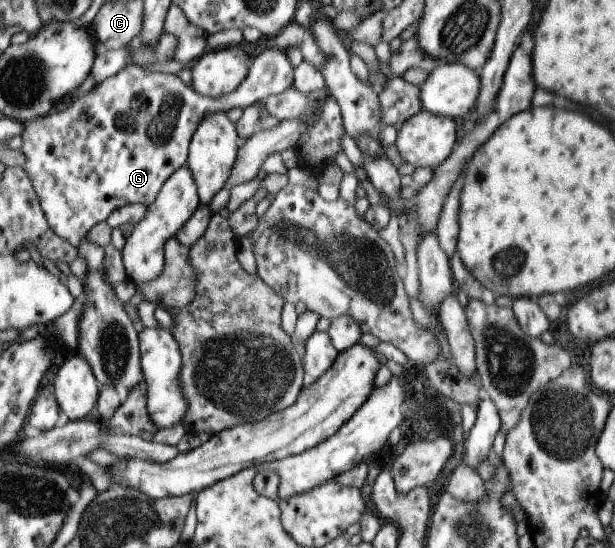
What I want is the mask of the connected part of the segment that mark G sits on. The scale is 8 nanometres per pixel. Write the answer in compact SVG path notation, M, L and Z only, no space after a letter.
M270 45L268 49L264 49L262 53L256 55L250 60L250 65L248 67L248 72L246 73L246 78L228 95L220 95L220 97L210 98L198 93L194 93L192 89L186 87L184 83L181 83L180 79L176 75L169 75L168 73L158 73L156 71L148 71L148 69L142 69L138 64L128 64L123 69L120 69L118 73L104 79L101 83L95 84L90 91L77 97L76 99L66 100L59 104L53 111L49 112L43 117L35 118L31 121L22 122L22 133L20 133L20 138L22 139L22 145L20 146L20 151L24 155L24 169L28 179L30 179L30 184L34 189L36 198L38 199L40 210L43 212L45 219L47 220L48 226L54 234L66 241L69 245L76 248L78 247L80 241L85 238L86 233L94 226L96 223L101 223L108 218L116 209L123 207L124 205L130 204L140 204L144 206L150 205L152 201L156 198L162 183L166 182L166 179L176 170L178 167L182 167L187 159L187 150L190 139L196 131L198 123L206 117L213 113L225 113L232 108L244 109L250 105L256 103L256 101L264 102L270 95L278 95L282 93L287 88L290 88L293 83L293 71L292 65L288 61L285 53L276 49L274 46Z

